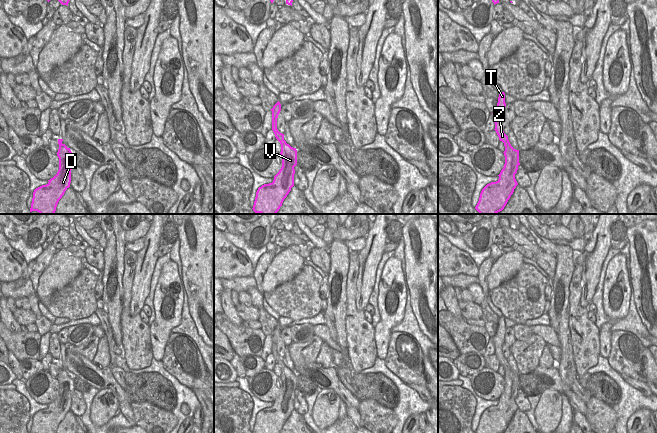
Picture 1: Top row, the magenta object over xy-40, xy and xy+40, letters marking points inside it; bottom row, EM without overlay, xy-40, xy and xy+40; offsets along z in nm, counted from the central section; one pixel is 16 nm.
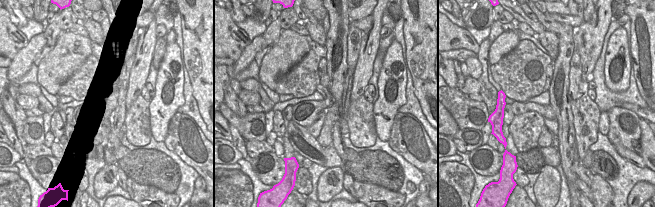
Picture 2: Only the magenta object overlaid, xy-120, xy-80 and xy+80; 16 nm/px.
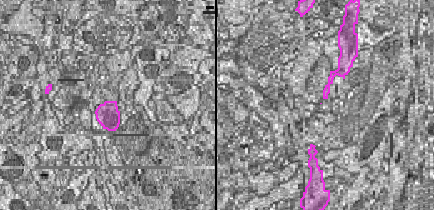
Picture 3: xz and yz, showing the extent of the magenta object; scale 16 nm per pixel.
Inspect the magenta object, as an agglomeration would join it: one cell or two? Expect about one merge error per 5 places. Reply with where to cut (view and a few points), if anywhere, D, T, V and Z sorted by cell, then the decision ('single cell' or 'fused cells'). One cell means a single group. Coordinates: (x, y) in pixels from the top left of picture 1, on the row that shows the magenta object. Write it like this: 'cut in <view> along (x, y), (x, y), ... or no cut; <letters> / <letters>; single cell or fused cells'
no cut; D T V Z; single cell

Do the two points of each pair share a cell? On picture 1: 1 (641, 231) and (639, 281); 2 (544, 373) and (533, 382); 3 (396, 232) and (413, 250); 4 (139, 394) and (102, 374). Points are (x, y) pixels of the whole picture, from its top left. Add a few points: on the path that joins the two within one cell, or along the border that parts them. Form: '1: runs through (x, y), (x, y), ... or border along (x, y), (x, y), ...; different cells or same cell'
1: runs through (638, 243), (635, 251), (639, 269); same cell
2: border along (532, 372), (545, 388); different cells
3: border along (403, 226), (402, 238); different cells
4: border along (124, 390), (131, 401); different cells

